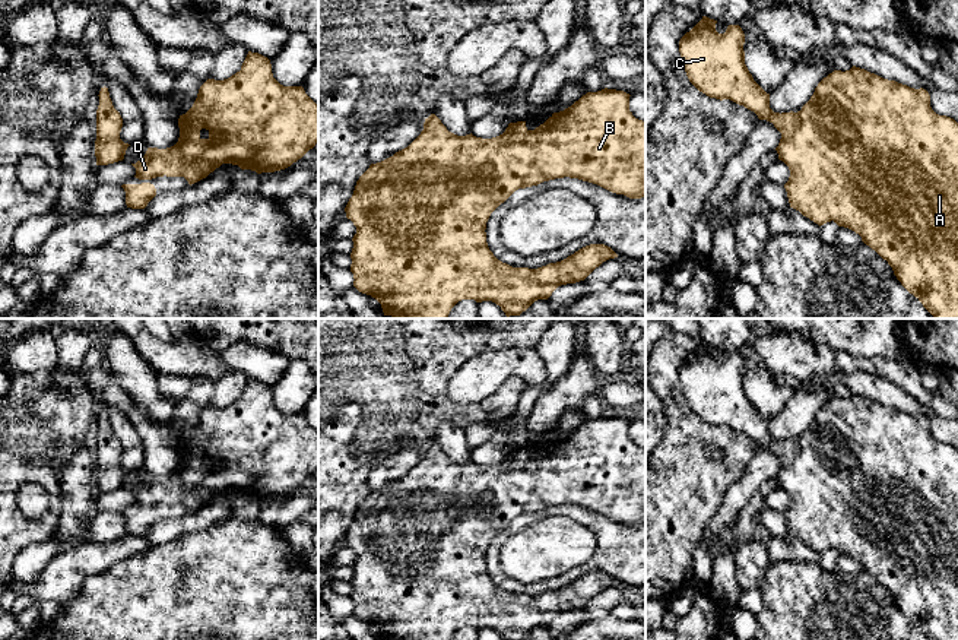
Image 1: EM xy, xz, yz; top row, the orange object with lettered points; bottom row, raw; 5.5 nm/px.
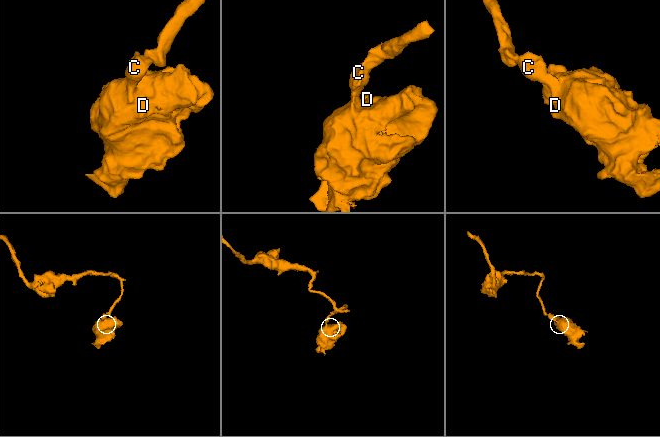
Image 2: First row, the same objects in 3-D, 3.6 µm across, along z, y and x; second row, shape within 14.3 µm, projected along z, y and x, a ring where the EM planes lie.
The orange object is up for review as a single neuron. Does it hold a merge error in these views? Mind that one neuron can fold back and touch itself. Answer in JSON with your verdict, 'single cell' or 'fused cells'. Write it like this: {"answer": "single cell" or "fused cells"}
{"answer": "single cell"}

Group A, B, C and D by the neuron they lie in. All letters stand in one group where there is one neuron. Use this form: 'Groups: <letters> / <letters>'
Groups: A B C D

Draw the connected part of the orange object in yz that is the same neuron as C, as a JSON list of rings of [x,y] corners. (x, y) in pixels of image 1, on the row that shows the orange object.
[[[702,16],[702,19],[686,32],[679,41],[679,53],[689,82],[702,94],[716,99],[730,99],[754,111],[759,120],[767,120],[781,133],[775,148],[778,159],[789,169],[790,177],[784,184],[790,207],[799,210],[819,226],[834,221],[838,226],[848,228],[862,237],[862,241],[875,250],[892,267],[901,285],[913,294],[933,319],[958,319],[958,123],[946,115],[936,114],[930,107],[930,95],[926,89],[914,89],[895,80],[884,79],[865,69],[853,66],[850,70],[834,70],[815,88],[811,99],[797,113],[774,113],[770,108],[770,94],[767,94],[752,77],[745,64],[745,34],[739,25],[729,25],[724,34],[716,31],[717,20]]]

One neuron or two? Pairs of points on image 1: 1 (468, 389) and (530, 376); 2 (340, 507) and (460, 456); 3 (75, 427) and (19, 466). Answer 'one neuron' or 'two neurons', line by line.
1: one neuron
2: two neurons
3: one neuron

